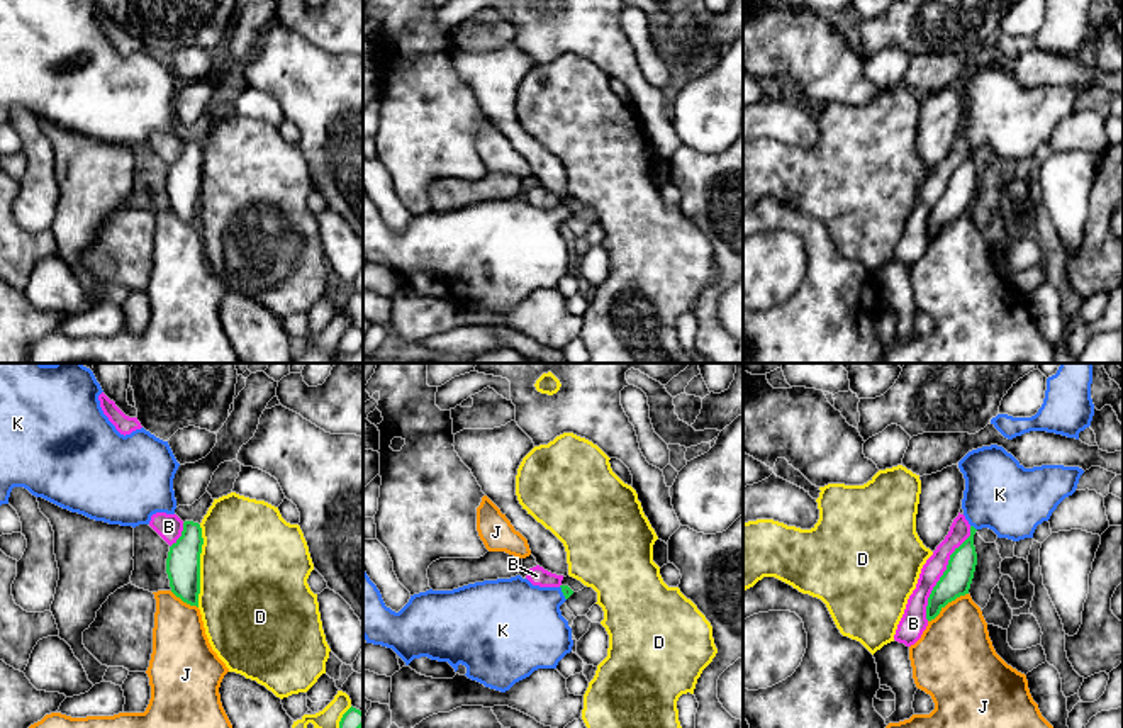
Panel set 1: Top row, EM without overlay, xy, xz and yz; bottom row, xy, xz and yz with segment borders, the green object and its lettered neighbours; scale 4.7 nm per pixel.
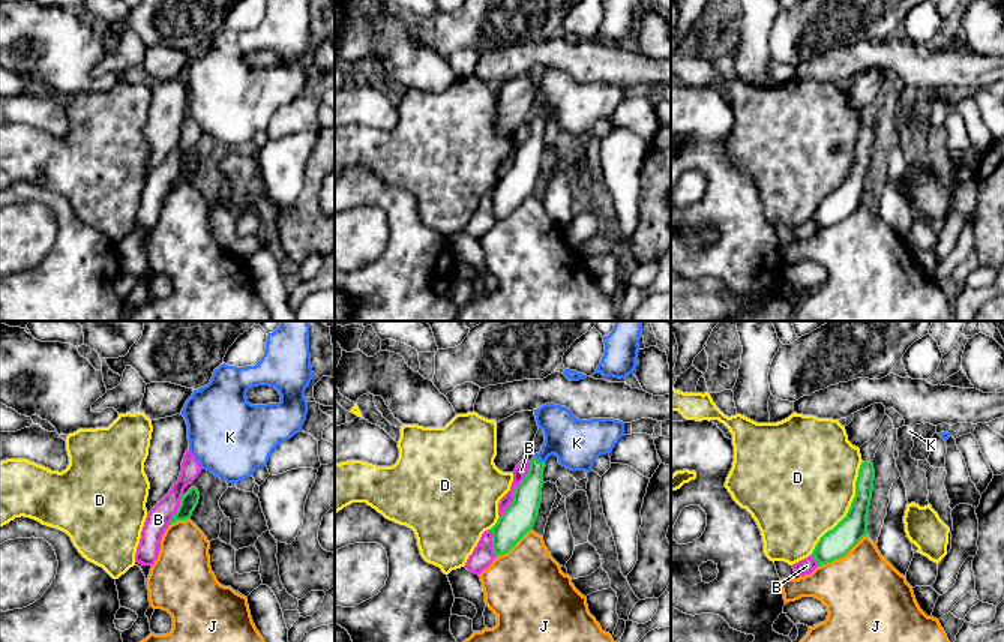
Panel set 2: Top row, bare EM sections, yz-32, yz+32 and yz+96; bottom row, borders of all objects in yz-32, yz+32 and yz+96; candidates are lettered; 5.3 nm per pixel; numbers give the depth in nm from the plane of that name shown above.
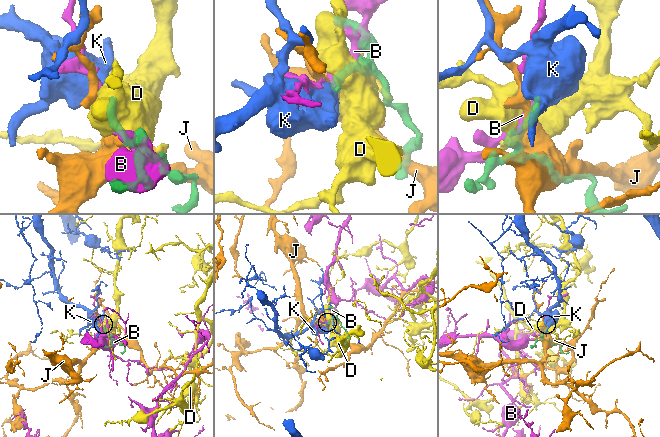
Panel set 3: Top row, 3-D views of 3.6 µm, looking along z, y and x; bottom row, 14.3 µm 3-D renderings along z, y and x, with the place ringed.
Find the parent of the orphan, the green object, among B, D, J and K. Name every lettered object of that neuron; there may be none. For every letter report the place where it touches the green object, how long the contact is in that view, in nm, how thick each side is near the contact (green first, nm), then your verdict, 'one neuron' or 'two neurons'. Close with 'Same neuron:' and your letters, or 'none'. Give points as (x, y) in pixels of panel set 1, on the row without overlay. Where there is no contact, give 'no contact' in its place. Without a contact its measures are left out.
B: meets green in yz at (944, 194); contact 500 nm long; 140 nm thick on the green side, 110 nm on the other; two neurons
D: meets green in xy at (199, 185); contact 400 nm long; 160 nm thick on the green side, 500 nm on the other; two neurons
J: meets green in yz at (947, 223); contact 240 nm long; 140 nm thick on the green side, 360 nm on the other; two neurons
K: meets green in yz at (974, 148); contact 40 nm long; 140 nm thick on the green side, 340 nm on the other; one neuron
Same neuron: K

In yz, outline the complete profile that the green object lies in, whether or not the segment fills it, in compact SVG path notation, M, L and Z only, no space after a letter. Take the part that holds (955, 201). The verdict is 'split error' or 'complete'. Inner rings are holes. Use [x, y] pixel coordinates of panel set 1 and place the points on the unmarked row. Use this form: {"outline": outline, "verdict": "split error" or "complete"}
{"outline": "M997 64L969 71L958 88L965 98L962 129L970 156L950 175L947 190L933 207L928 241L948 222L969 214L977 185L977 149L989 148L997 158L1013 161L1033 158L1036 146L1048 141L1057 126L1076 112L1084 93L1079 87L1064 85L1025 88Z", "verdict": "split error"}

